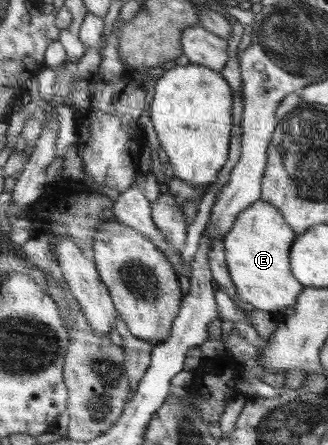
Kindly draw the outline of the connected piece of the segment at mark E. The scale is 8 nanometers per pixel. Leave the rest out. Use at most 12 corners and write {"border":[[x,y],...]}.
{"border":[[267,201],[224,236],[238,298],[276,320],[305,288],[295,230]]}

